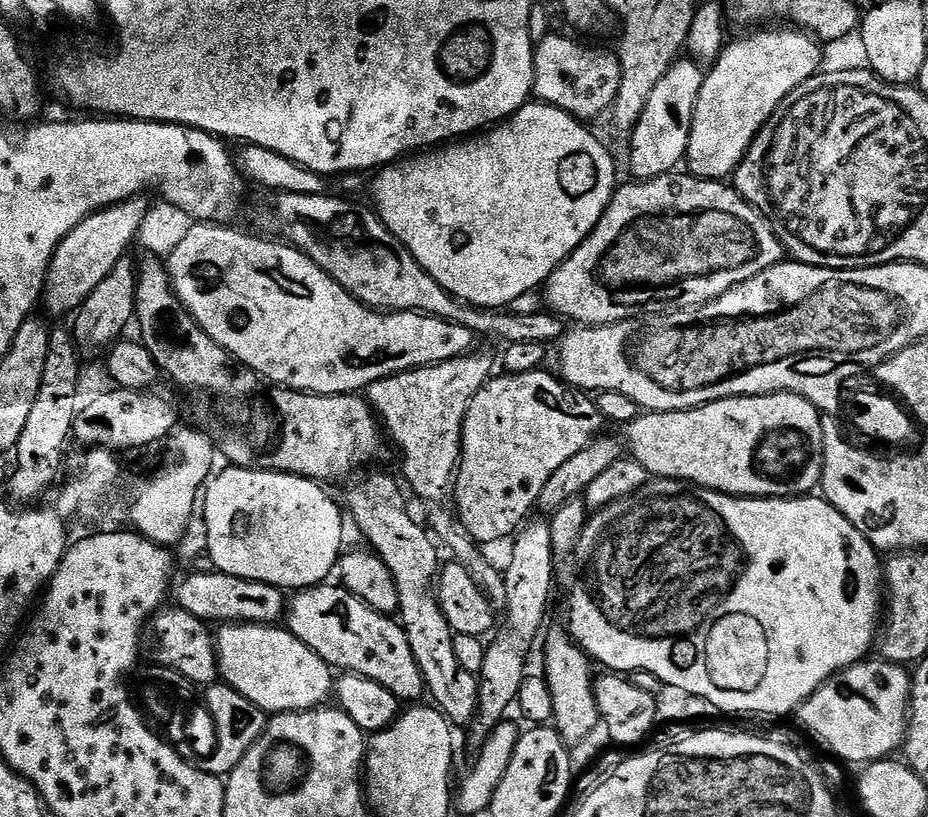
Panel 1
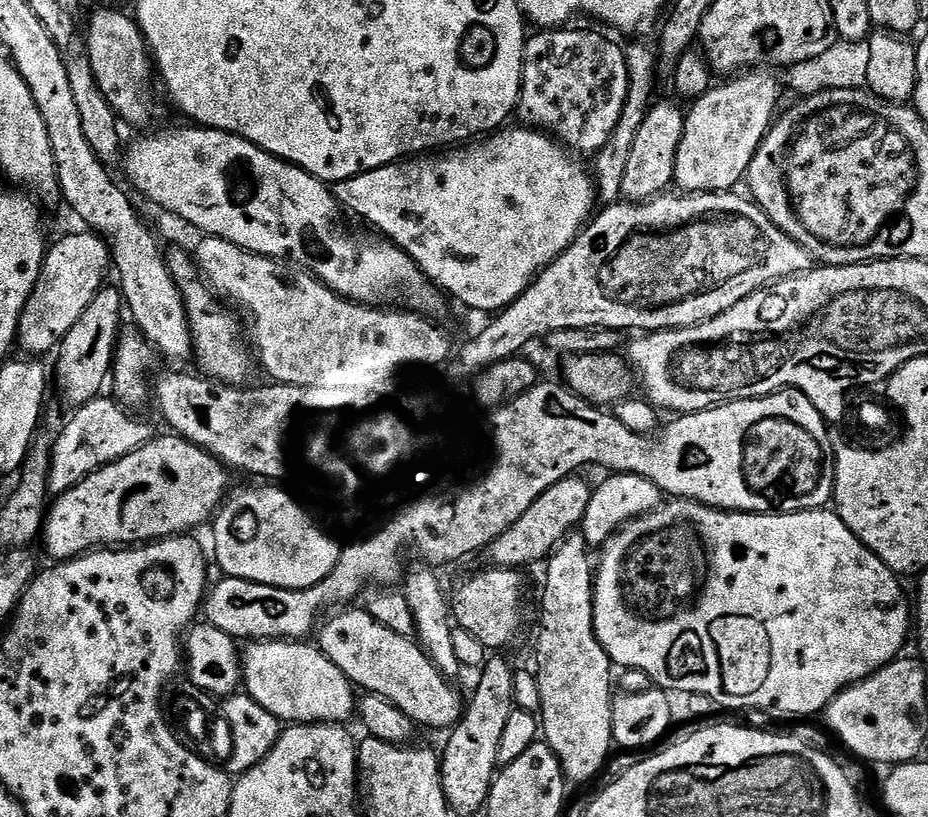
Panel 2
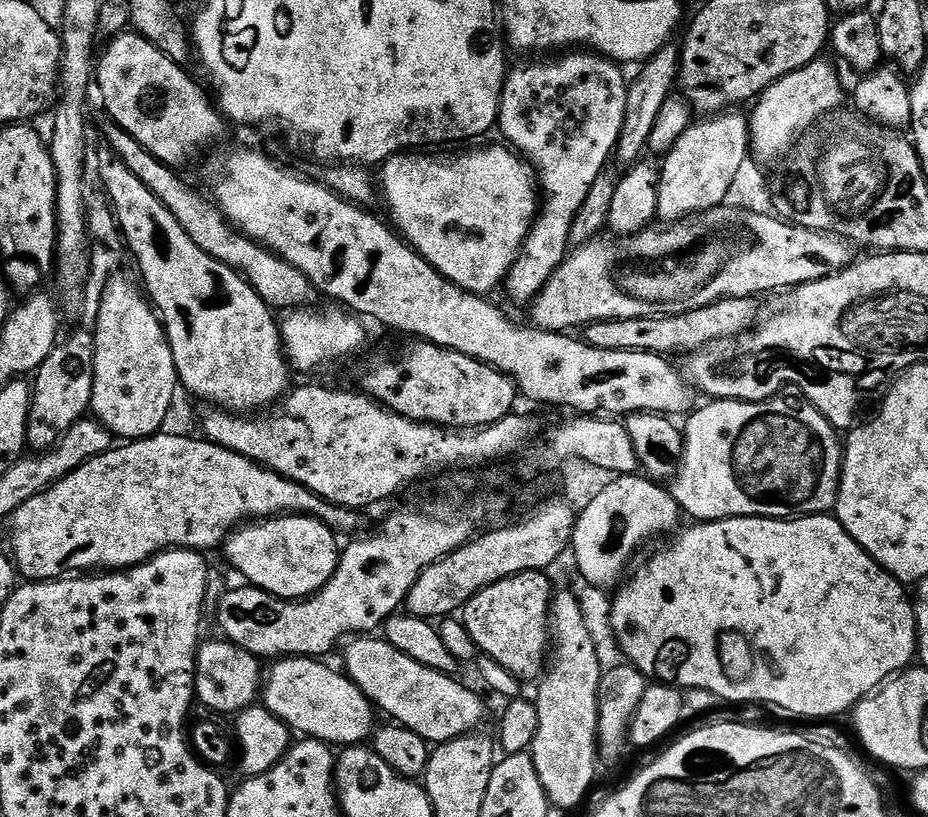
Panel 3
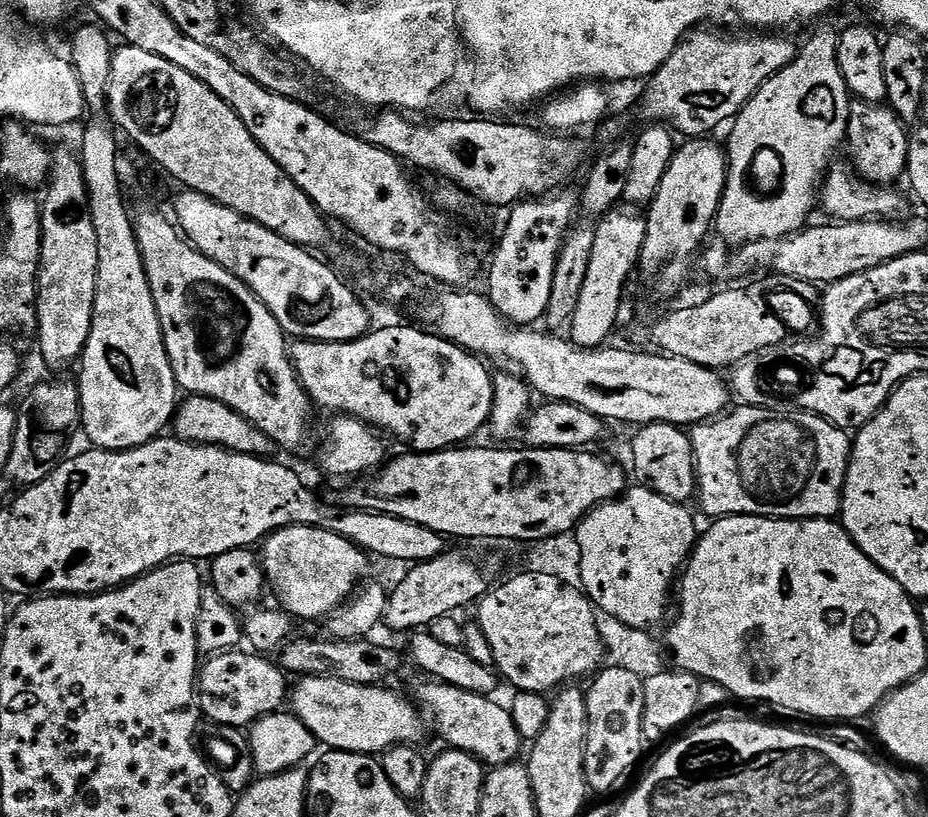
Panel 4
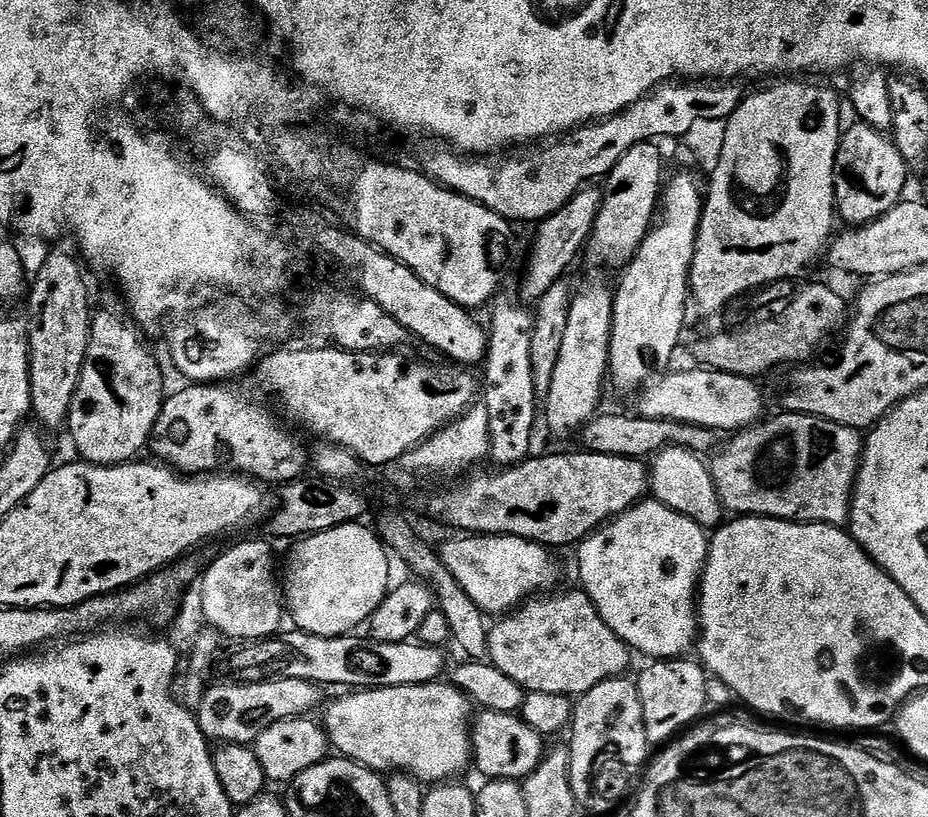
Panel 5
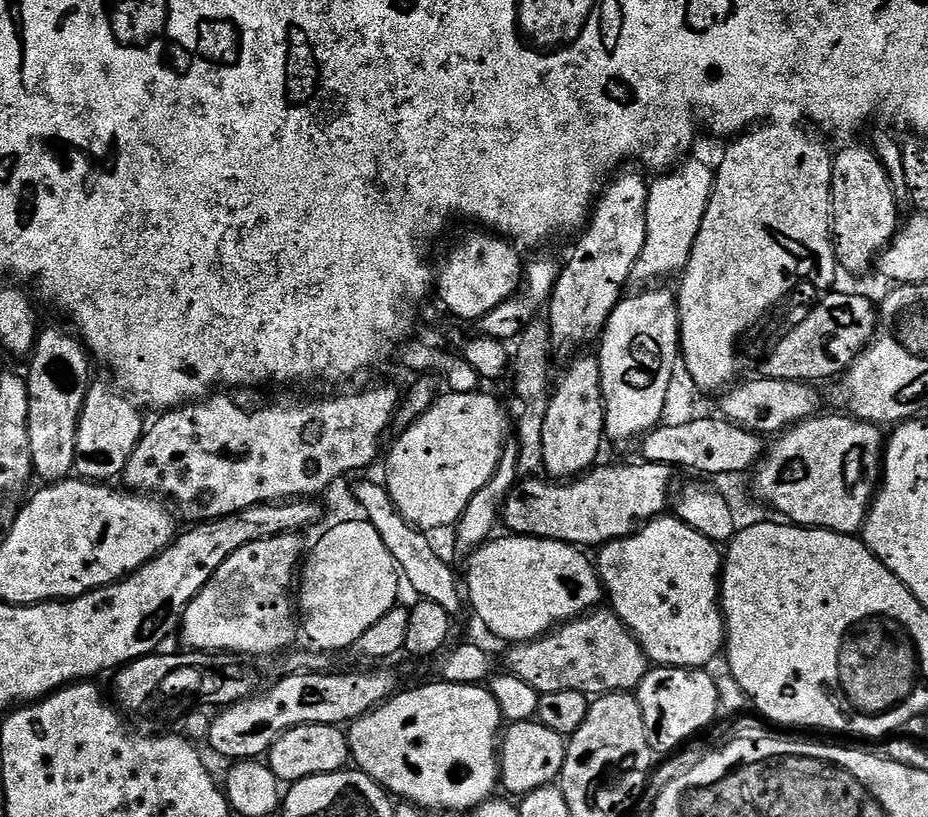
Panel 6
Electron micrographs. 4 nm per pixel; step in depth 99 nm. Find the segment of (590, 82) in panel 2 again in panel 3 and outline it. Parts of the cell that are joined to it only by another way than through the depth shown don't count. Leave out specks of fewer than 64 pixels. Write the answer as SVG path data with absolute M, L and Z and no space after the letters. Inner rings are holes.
M568 50L563 54L553 55L549 60L552 60L549 64L528 64L525 68L513 67L505 79L504 89L500 95L498 132L501 132L505 136L503 139L532 165L538 177L539 191L542 193L542 203L539 205L533 226L528 232L528 237L522 242L518 258L502 285L503 291L508 291L518 303L525 303L524 305L536 299L537 294L546 286L546 282L550 282L550 278L556 273L558 266L562 266L562 262L570 254L568 244L571 245L573 243L572 227L578 218L578 212L582 210L582 204L586 202L586 194L590 194L590 186L594 186L594 182L598 182L600 175L609 167L608 159L611 156L613 159L614 153L617 151L620 142L620 132L624 129L624 119L626 118L626 98L628 97L629 81L626 79L626 76L624 80L625 69L617 64L616 61L609 60L607 56L601 56L591 50Z

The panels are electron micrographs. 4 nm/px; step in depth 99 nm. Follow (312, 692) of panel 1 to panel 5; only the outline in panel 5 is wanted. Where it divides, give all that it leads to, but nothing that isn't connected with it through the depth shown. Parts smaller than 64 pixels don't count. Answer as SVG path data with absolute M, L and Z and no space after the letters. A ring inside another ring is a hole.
M433 682L401 688L352 690L344 695L348 696L338 697L332 705L329 703L323 709L325 712L324 720L322 719L322 727L328 734L329 745L335 751L337 748L341 757L352 760L355 764L364 764L381 774L405 772L428 786L463 777L460 775L473 763L470 716L468 720L470 701L451 683Z

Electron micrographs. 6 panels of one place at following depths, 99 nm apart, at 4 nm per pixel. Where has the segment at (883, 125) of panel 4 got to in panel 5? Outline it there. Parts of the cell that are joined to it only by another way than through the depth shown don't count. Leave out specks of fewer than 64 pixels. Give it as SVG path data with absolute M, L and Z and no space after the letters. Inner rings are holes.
M863 122L853 123L853 128L843 133L836 155L836 210L845 225L871 224L905 195L910 169L898 154L896 144L885 133L874 130Z

